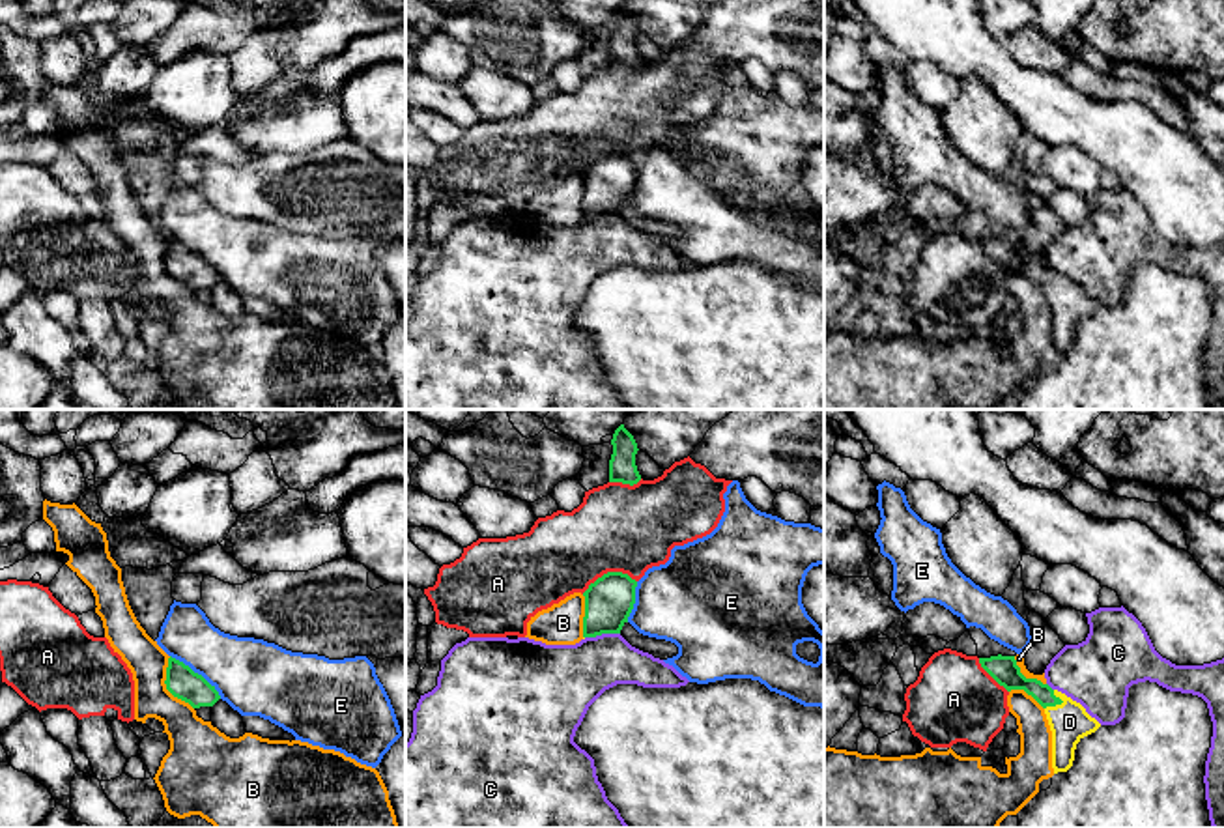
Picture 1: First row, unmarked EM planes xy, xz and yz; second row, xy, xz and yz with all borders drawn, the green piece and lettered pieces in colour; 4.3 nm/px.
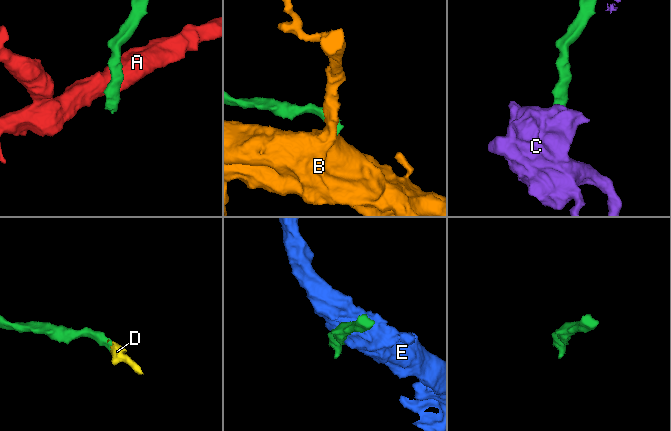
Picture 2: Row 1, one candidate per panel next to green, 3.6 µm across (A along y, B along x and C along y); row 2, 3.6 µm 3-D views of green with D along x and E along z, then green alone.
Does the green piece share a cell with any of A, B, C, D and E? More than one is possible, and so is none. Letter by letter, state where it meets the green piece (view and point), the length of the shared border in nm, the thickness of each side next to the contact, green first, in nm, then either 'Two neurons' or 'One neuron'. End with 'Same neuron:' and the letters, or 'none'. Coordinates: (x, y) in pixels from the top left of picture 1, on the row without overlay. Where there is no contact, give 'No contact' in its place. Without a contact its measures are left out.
A: Touches green at xz (608, 154). Shared border 240 nm. Thickness 200 nm (green) against 380 nm. Two neurons
B: Touches green at xy (167, 268). Shared border 260 nm. Thickness 140 nm (green) against 190 nm. Two neurons
C: Touches green at xz (602, 214). Shared border 150 nm. Thickness 200 nm (green) against 300 nm. Two neurons
D: Touches green at yz (1058, 285). Shared border 100 nm. Thickness 110 nm (green) against 170 nm. One neuron
E: Touches green at xy (197, 255). Shared border 300 nm. Thickness 140 nm (green) against 320 nm. Two neurons
Same neuron: D

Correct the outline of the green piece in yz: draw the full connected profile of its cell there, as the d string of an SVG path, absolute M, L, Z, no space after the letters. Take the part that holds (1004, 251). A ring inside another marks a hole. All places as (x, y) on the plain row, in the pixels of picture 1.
M1015 237L979 239L979 245L1007 273L1024 271L1045 290L1052 312L1054 355L1067 353L1073 348L1076 325L1095 314L1101 305L1065 275L1037 260L1026 260Z

